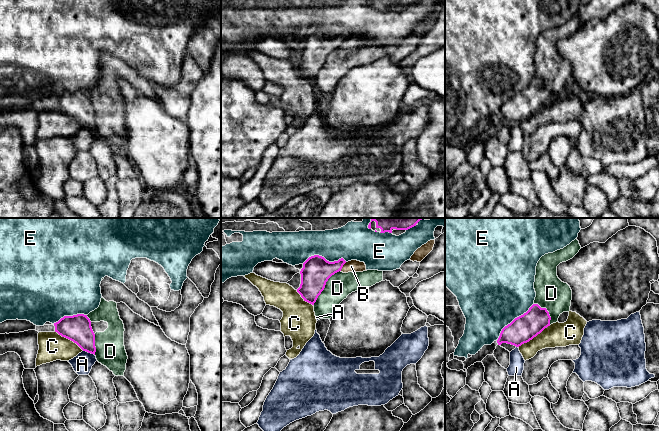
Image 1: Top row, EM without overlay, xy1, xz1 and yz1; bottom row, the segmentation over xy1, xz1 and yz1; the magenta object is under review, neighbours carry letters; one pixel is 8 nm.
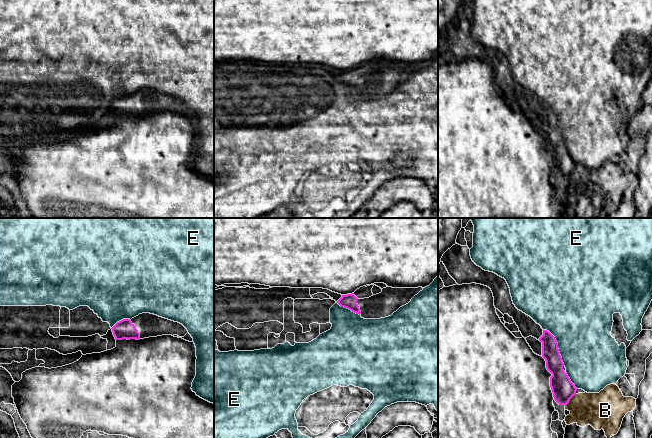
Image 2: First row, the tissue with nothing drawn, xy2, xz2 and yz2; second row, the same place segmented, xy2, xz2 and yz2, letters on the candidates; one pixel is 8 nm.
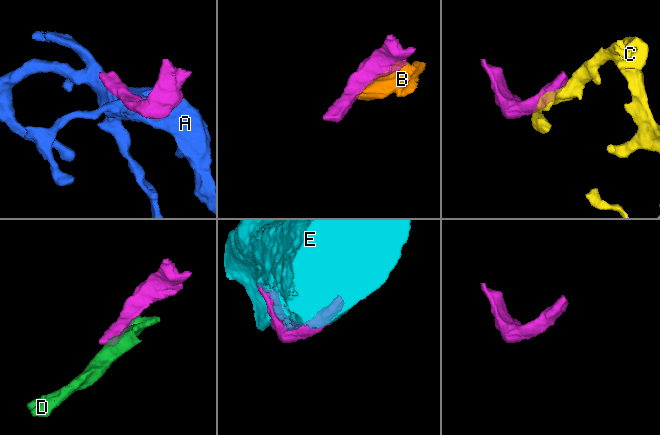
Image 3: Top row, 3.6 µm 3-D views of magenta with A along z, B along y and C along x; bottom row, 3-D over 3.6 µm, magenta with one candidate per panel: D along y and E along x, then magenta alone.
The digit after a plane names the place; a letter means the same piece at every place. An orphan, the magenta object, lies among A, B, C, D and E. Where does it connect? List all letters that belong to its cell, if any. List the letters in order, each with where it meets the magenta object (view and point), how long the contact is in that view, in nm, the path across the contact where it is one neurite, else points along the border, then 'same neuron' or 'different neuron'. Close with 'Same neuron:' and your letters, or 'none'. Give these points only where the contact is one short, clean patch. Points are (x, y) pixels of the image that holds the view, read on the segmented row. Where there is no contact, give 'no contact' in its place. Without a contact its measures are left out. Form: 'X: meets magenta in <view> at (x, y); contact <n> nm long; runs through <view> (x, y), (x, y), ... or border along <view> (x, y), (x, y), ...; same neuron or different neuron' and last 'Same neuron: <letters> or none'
A: meets magenta in xy1 at (89, 352); contact 100 nm long; border along xy1 (83, 350), (94, 355); different neuron
B: meets magenta in yz2 at (569, 400); contact 140 nm long; different neuron
C: meets magenta in yz1 at (534, 336); contact 320 nm long; different neuron
D: meets magenta in xz1 at (324, 286); contact 360 nm long; different neuron
E: meets magenta in xz1 at (324, 258); contact 360 nm long; different neuron
Same neuron: none

